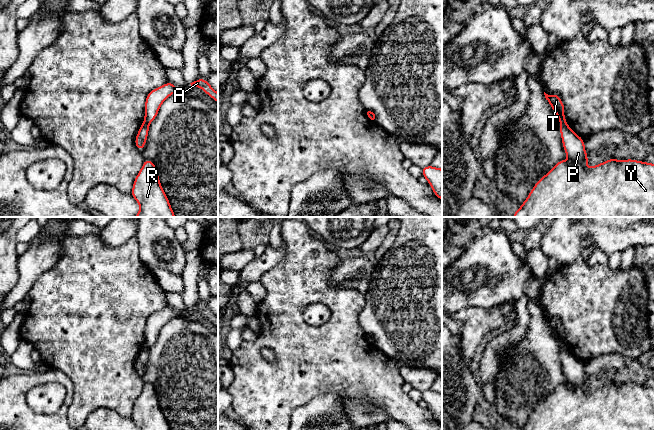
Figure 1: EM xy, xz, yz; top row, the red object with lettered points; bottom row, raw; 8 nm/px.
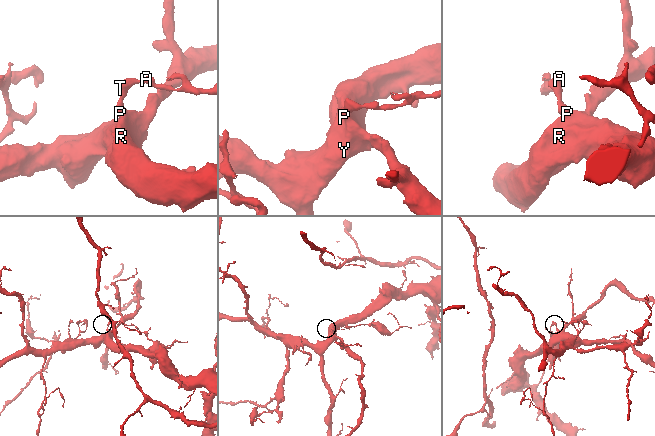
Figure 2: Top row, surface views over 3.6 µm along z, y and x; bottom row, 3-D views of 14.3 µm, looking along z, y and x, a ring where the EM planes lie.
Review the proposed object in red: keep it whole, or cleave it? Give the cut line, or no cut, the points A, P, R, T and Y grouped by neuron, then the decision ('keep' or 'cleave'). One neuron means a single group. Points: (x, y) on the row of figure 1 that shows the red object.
cut yz (566, 123), (560, 124); groups A T / P R Y; cleave

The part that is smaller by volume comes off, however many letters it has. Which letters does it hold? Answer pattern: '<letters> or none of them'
A, T

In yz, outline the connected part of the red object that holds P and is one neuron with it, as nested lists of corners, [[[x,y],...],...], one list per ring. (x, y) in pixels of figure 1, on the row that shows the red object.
[[[565,123],[560,124],[560,134],[565,153],[572,164],[569,165],[565,159],[560,160],[537,181],[512,217],[654,217],[654,164],[633,159],[608,159],[588,169],[584,139]]]

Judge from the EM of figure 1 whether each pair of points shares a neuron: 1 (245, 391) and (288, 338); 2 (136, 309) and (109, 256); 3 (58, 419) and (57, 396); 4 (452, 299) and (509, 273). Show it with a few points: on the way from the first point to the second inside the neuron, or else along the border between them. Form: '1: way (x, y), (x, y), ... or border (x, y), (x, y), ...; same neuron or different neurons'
1: way (260, 382), (288, 353); same neuron
2: way (123, 296), (110, 283), (109, 269); same neuron
3: border (66, 389), (64, 402), (56, 411), (35, 412); different neurons
4: way (465, 284), (485, 275), (494, 275); same neuron

